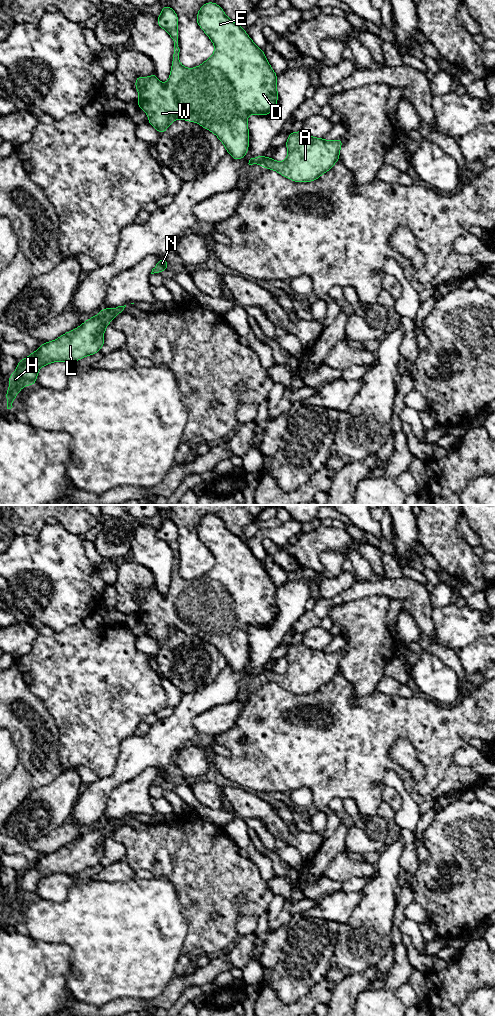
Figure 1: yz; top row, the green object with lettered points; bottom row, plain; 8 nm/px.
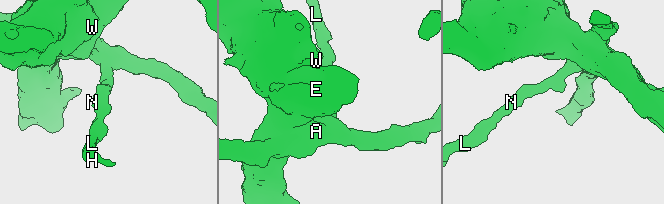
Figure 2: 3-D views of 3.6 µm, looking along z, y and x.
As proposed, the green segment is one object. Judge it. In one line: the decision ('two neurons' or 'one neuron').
two neurons

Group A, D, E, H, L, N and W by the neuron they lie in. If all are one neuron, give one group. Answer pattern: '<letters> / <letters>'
A H L N / D E W

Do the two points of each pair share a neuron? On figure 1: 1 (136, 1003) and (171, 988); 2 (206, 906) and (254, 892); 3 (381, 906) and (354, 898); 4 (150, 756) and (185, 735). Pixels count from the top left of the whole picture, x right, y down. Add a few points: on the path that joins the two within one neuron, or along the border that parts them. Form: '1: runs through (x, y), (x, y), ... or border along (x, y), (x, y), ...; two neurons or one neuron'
1: runs through (145, 1003), (159, 1002), (164, 997); one neuron
2: runs through (218, 894), (223, 889), (242, 889); one neuron
3: border along (361, 891), (361, 900), (347, 920); two neurons
4: runs through (159, 747), (171, 735), (176, 735); one neuron

